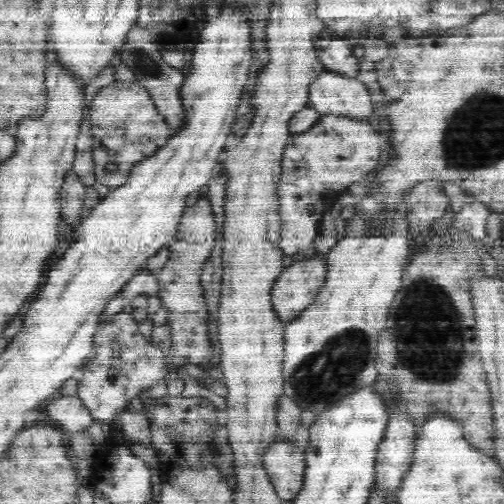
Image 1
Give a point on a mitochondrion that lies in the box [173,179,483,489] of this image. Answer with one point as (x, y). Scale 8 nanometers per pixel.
(429, 338)

